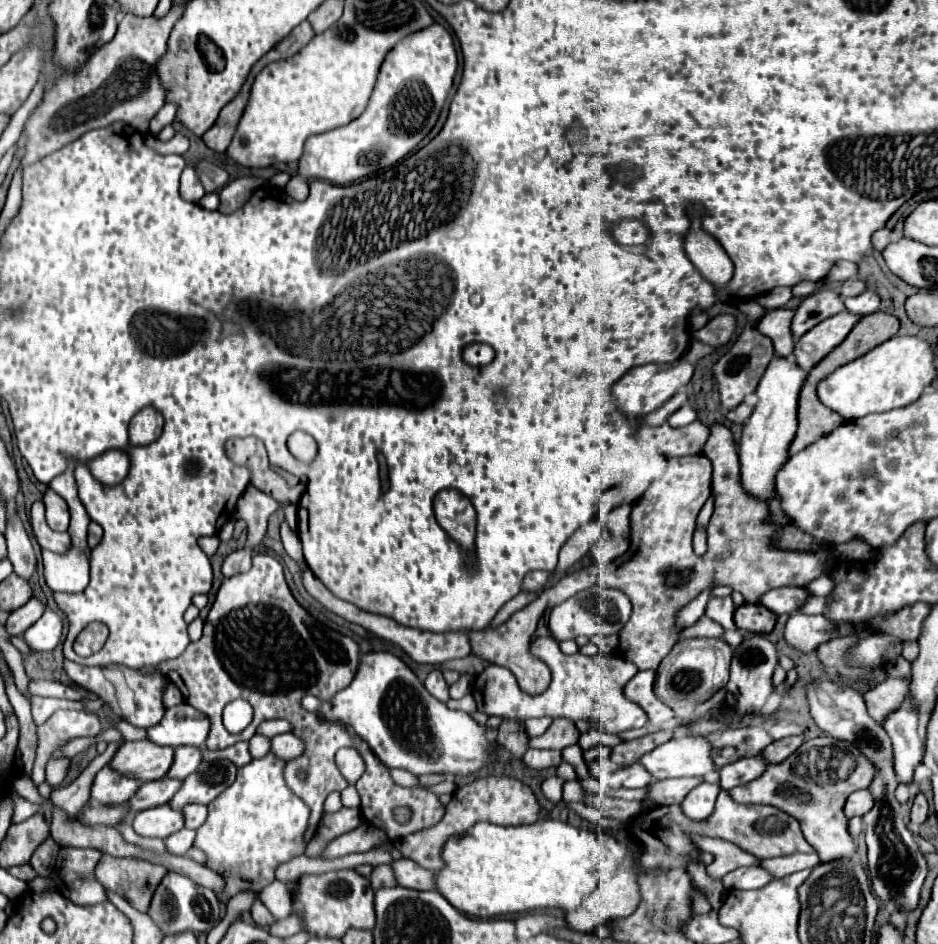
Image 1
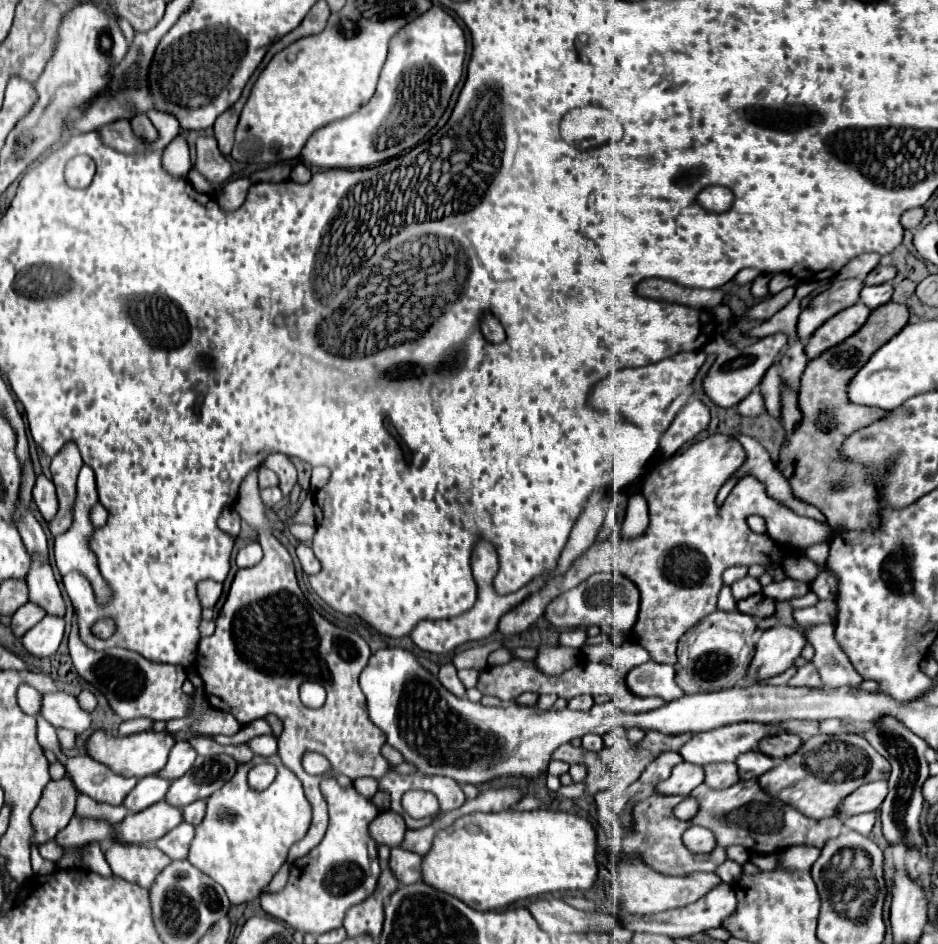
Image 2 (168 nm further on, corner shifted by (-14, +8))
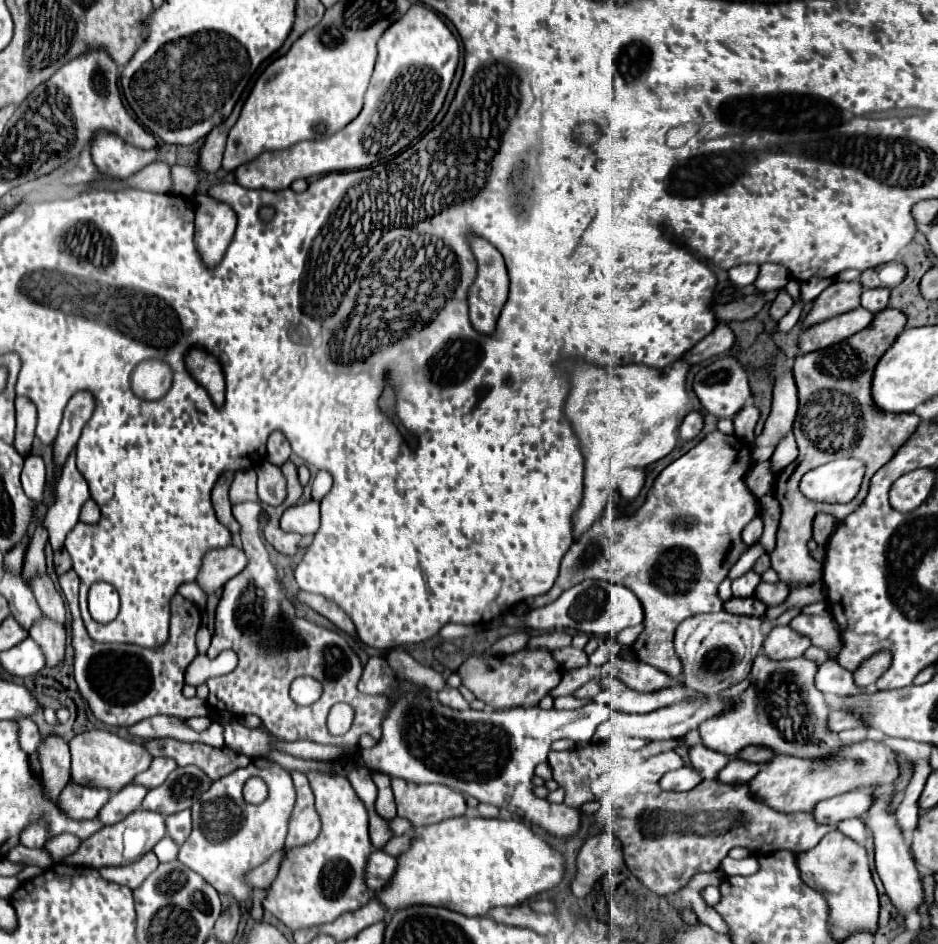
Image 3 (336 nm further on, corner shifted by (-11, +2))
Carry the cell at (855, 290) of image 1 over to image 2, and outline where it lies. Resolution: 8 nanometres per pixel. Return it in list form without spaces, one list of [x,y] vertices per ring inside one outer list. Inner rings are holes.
[[[878,264],[868,276],[866,276],[866,284],[872,286],[872,284],[884,284],[884,282],[890,282],[894,280],[896,276],[896,268],[892,264]]]

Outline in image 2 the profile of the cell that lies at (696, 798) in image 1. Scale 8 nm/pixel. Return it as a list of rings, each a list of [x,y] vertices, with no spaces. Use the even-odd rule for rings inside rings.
[[[706,764],[702,766],[706,772],[706,784],[714,790],[722,790],[732,786],[734,782],[738,782],[738,770],[736,764]]]

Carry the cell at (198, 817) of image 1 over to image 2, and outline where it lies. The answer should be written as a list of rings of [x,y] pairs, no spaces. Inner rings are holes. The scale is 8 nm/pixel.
[[[198,800],[198,802],[192,802],[188,806],[182,808],[182,816],[184,816],[184,822],[192,824],[192,826],[198,826],[204,818],[204,810],[206,810],[206,804],[204,800]]]

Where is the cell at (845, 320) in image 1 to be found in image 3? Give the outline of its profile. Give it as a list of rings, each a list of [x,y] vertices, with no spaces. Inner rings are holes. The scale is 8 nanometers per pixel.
[[[855,308],[853,312],[845,312],[837,318],[829,318],[825,322],[819,322],[817,326],[803,330],[799,336],[799,350],[803,354],[823,350],[827,346],[839,344],[847,340],[849,336],[857,334],[859,330],[867,328],[873,320],[873,314],[865,308]]]

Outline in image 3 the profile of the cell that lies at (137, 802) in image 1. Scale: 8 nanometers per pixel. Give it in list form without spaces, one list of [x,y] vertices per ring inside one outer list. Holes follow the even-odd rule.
[[[129,784],[123,790],[119,790],[117,794],[113,794],[113,798],[107,802],[105,810],[101,810],[101,822],[105,824],[117,824],[123,818],[127,818],[131,812],[135,812],[137,808],[141,808],[143,798],[147,796],[147,788],[139,786],[139,784]]]

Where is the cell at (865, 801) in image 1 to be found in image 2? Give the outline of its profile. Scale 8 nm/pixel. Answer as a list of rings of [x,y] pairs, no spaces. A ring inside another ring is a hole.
[[[886,780],[860,786],[858,790],[854,790],[852,794],[848,794],[844,798],[844,804],[840,806],[840,818],[844,820],[844,818],[854,816],[854,814],[878,810],[878,806],[886,798],[886,794],[888,794],[888,782]]]

